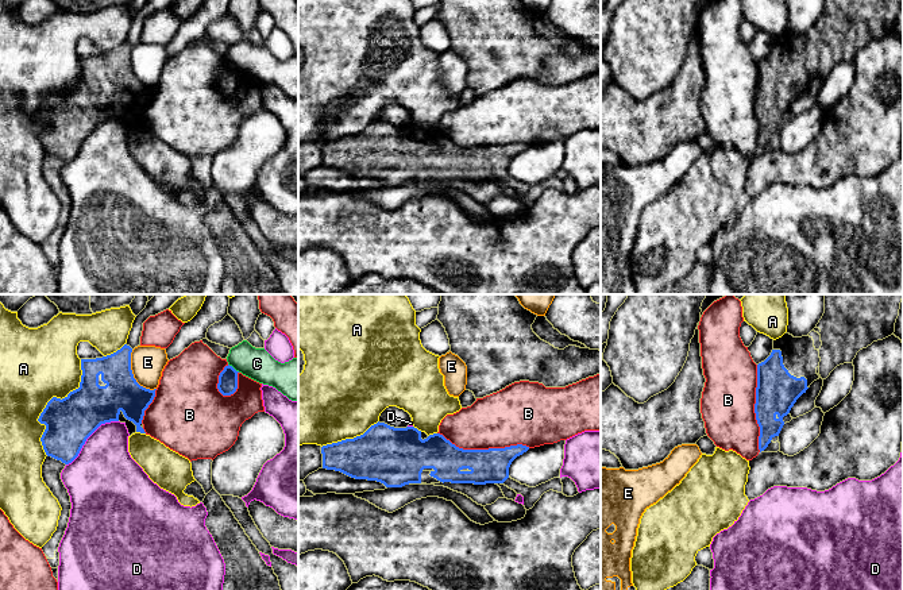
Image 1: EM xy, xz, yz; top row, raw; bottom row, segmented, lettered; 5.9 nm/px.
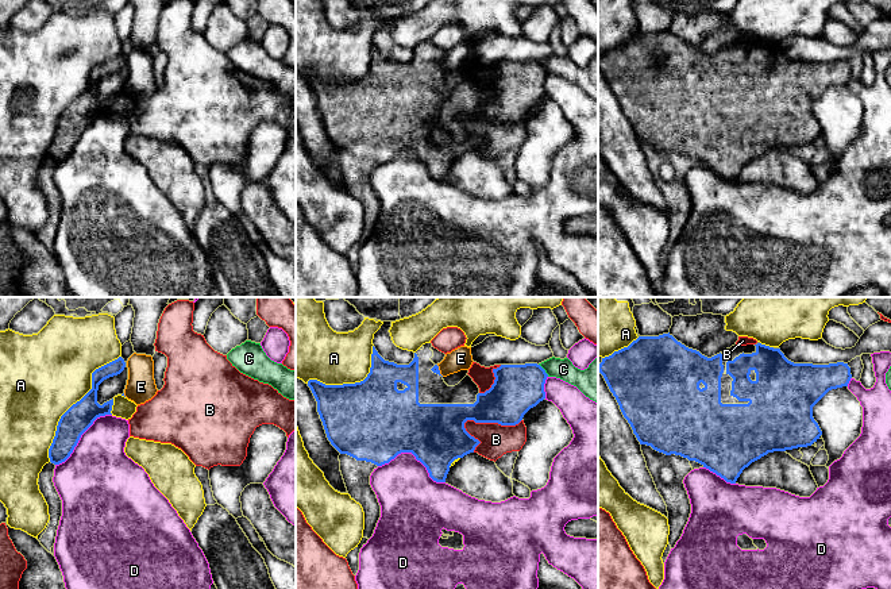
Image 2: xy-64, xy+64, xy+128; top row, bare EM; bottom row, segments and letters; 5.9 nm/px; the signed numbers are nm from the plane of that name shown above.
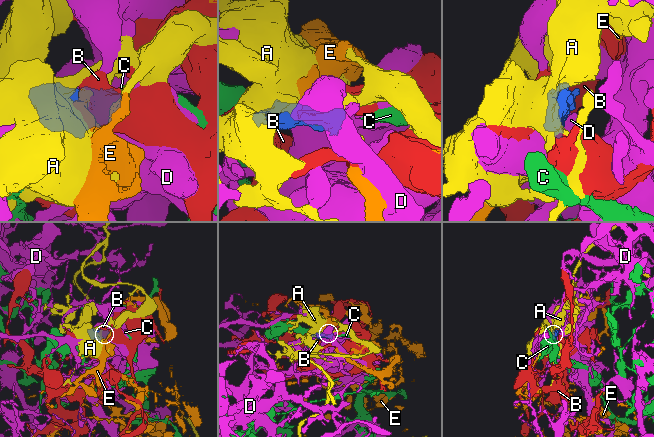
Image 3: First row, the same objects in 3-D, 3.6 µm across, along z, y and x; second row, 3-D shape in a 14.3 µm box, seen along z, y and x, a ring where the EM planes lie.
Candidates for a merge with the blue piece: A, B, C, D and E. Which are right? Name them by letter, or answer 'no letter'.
no letter

